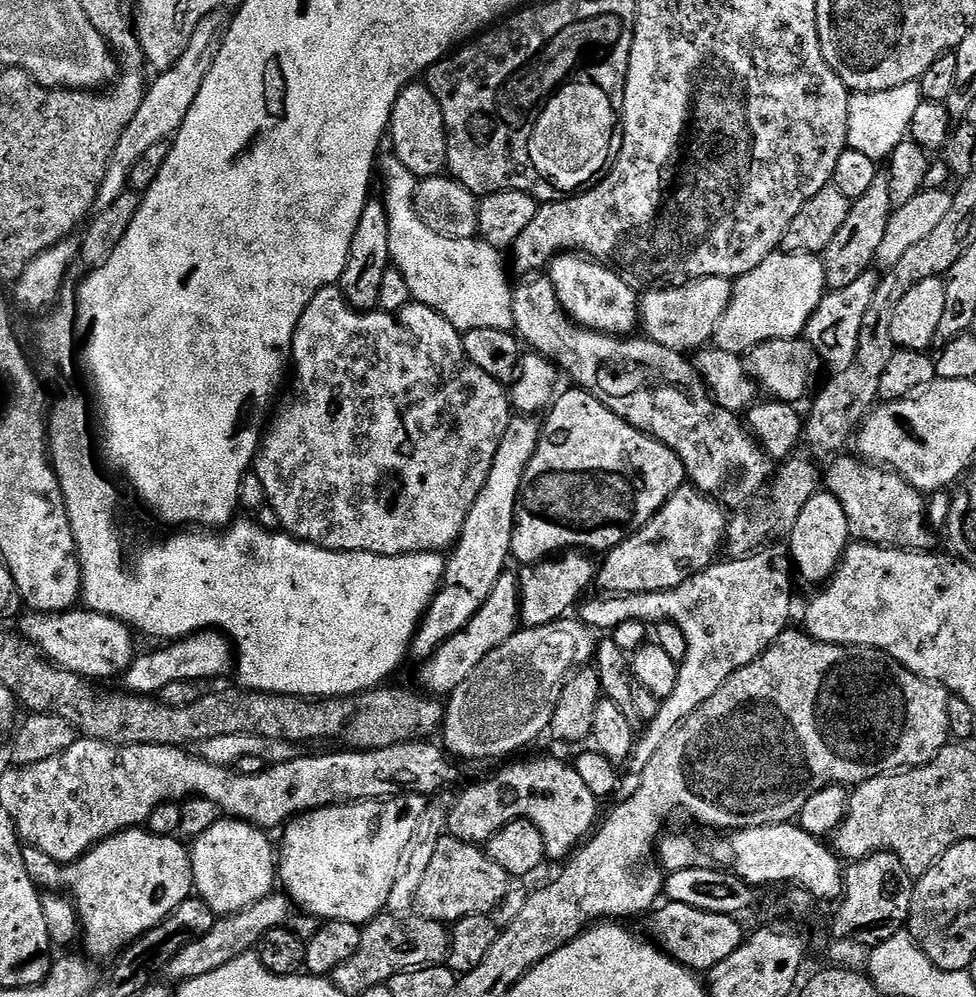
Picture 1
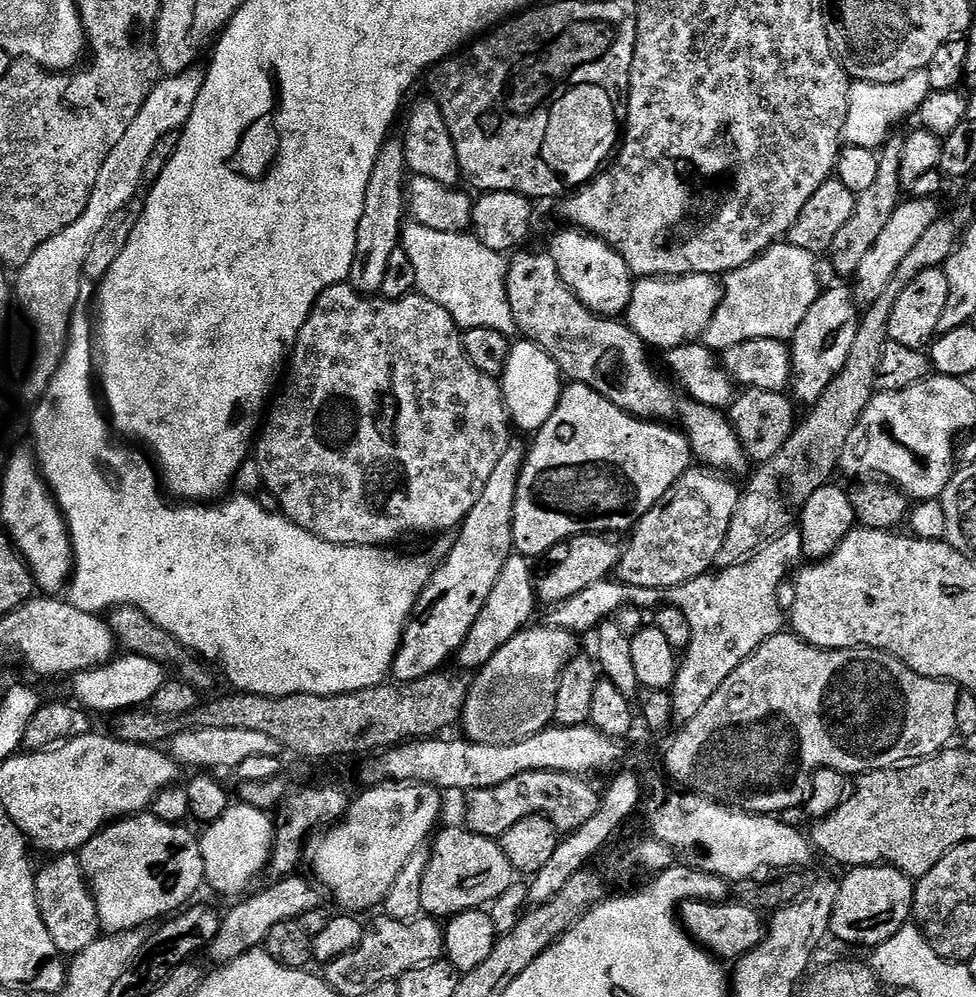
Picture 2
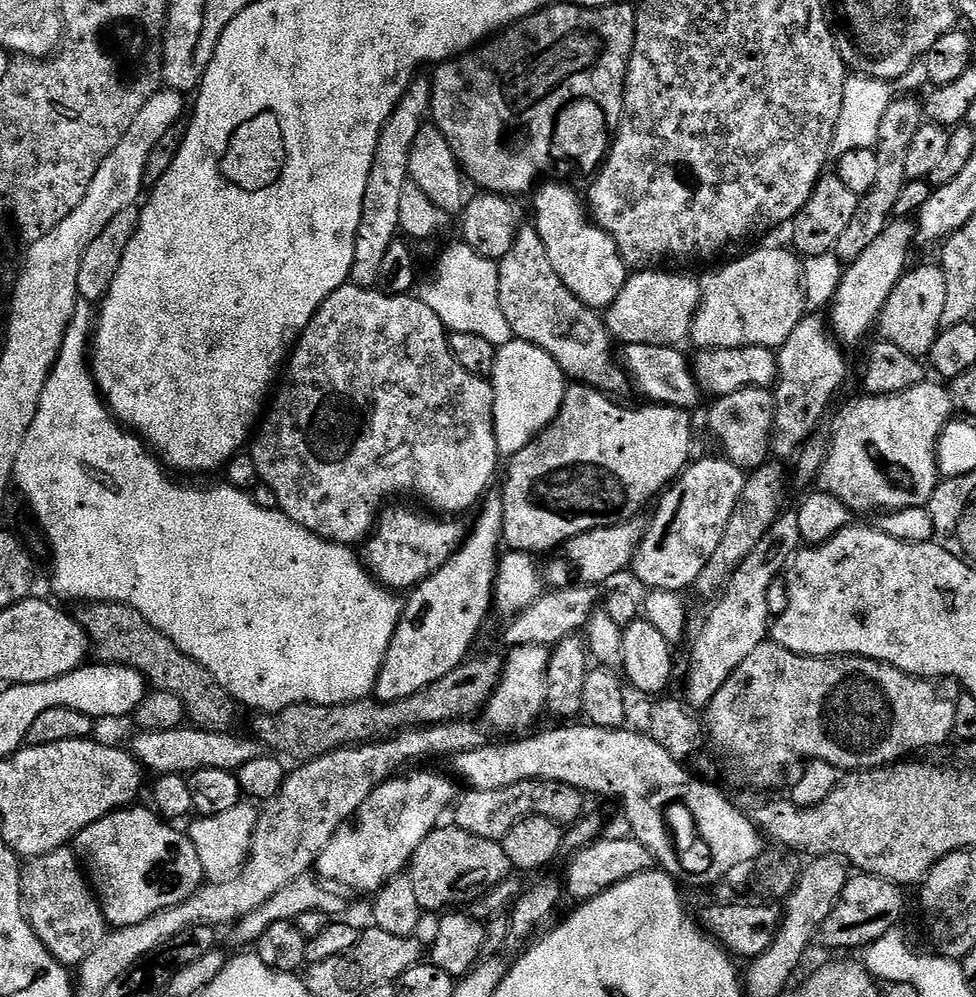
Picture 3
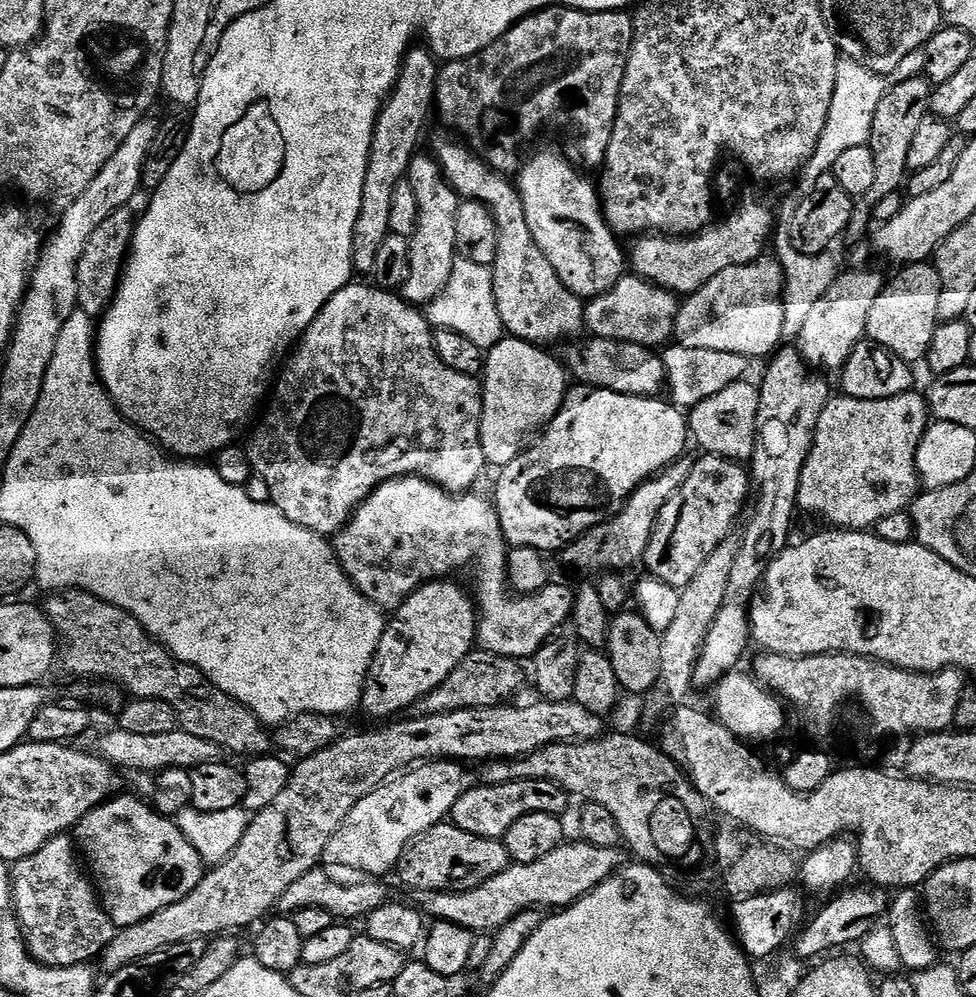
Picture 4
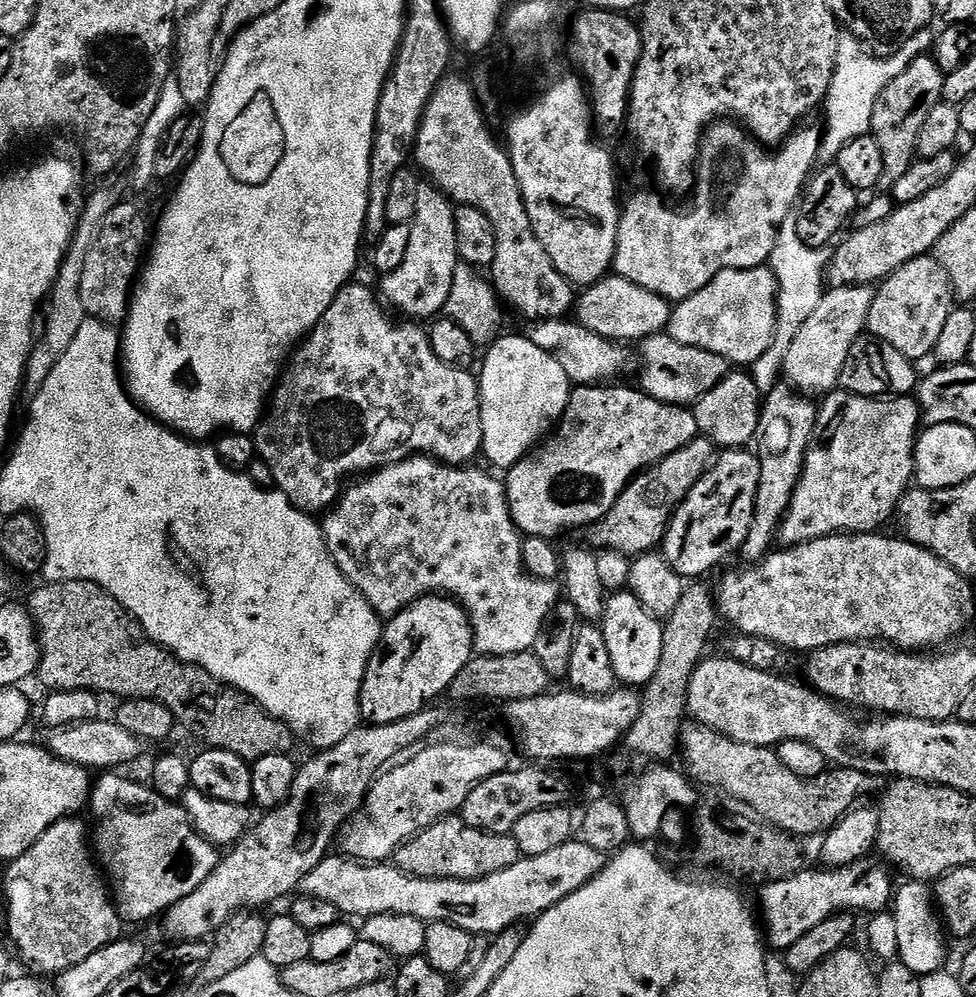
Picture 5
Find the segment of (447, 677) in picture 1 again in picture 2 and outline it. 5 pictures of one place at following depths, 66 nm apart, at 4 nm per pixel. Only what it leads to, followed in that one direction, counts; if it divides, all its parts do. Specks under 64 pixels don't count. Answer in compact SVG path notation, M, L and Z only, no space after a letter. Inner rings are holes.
M513 554L508 557L506 566L502 566L502 574L498 574L498 582L494 582L494 590L490 590L486 606L482 606L482 614L474 618L474 626L470 626L470 634L466 634L466 642L460 647L458 661L462 667L480 669L490 662L490 658L494 658L494 654L498 654L498 650L502 650L502 646L506 646L506 642L510 642L510 638L514 638L514 634L529 627L531 620L528 619L532 616L532 610L537 608L538 601L534 571L528 564L531 563L525 557Z

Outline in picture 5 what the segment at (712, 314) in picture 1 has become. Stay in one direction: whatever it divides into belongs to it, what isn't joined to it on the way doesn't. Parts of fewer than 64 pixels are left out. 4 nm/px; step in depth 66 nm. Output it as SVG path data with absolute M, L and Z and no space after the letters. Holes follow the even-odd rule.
M609 274L596 284L589 284L579 293L574 304L575 319L586 330L602 334L617 342L643 342L647 336L661 335L672 319L673 305L658 294L630 282L626 278Z

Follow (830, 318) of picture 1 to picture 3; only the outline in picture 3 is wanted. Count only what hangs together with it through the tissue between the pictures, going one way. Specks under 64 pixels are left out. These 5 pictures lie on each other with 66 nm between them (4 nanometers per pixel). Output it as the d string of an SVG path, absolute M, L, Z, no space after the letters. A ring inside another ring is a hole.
M820 314L805 315L803 320L794 326L790 338L780 345L776 352L776 382L774 385L774 428L775 432L770 445L771 451L780 456L795 457L796 453L803 448L807 440L813 439L816 427L820 419L828 412L828 403L832 395L844 384L848 376L848 364L844 361L845 349L839 340L830 331L829 325Z

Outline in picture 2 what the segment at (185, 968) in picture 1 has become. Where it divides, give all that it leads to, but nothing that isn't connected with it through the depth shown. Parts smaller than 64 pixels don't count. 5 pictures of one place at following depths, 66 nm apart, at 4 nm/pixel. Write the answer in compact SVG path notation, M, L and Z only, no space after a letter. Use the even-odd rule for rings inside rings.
M289 874L275 882L277 884L262 889L254 896L250 894L233 903L236 905L228 913L226 911L223 913L218 934L214 934L206 949L206 955L213 960L213 965L223 966L242 958L247 952L257 951L263 945L266 934L274 930L274 926L293 923L302 914L315 912L321 907L321 889L311 888L300 874Z

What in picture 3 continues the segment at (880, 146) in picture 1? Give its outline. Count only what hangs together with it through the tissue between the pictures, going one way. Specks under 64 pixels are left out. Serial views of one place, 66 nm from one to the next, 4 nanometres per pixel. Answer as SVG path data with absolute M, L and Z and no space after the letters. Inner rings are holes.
M923 62L912 64L910 70L906 70L906 74L902 74L894 83L890 80L875 80L873 76L849 75L844 81L842 108L838 114L838 124L832 135L831 155L838 157L846 154L846 150L875 149L882 114L886 112L886 106L890 106L890 102L897 99L896 87L901 88L899 90L901 93L916 94L920 87L925 87L927 84L928 75Z

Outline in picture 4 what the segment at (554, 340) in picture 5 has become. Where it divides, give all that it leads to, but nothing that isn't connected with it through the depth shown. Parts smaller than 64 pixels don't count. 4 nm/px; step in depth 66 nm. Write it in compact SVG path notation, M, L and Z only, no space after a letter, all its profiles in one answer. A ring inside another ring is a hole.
M588 338L581 348L572 348L562 356L567 371L581 384L609 388L627 396L659 397L666 388L664 358L659 351L634 342Z

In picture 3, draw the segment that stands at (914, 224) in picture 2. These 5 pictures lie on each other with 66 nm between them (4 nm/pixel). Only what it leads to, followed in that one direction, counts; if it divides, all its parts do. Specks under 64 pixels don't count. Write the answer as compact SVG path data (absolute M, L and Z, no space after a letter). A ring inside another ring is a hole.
M893 218L882 234L878 234L878 238L866 246L866 251L843 269L841 284L830 303L830 328L841 345L856 344L871 328L873 331L884 303L909 267L908 251L912 248L912 236L914 240L914 228L907 219Z

